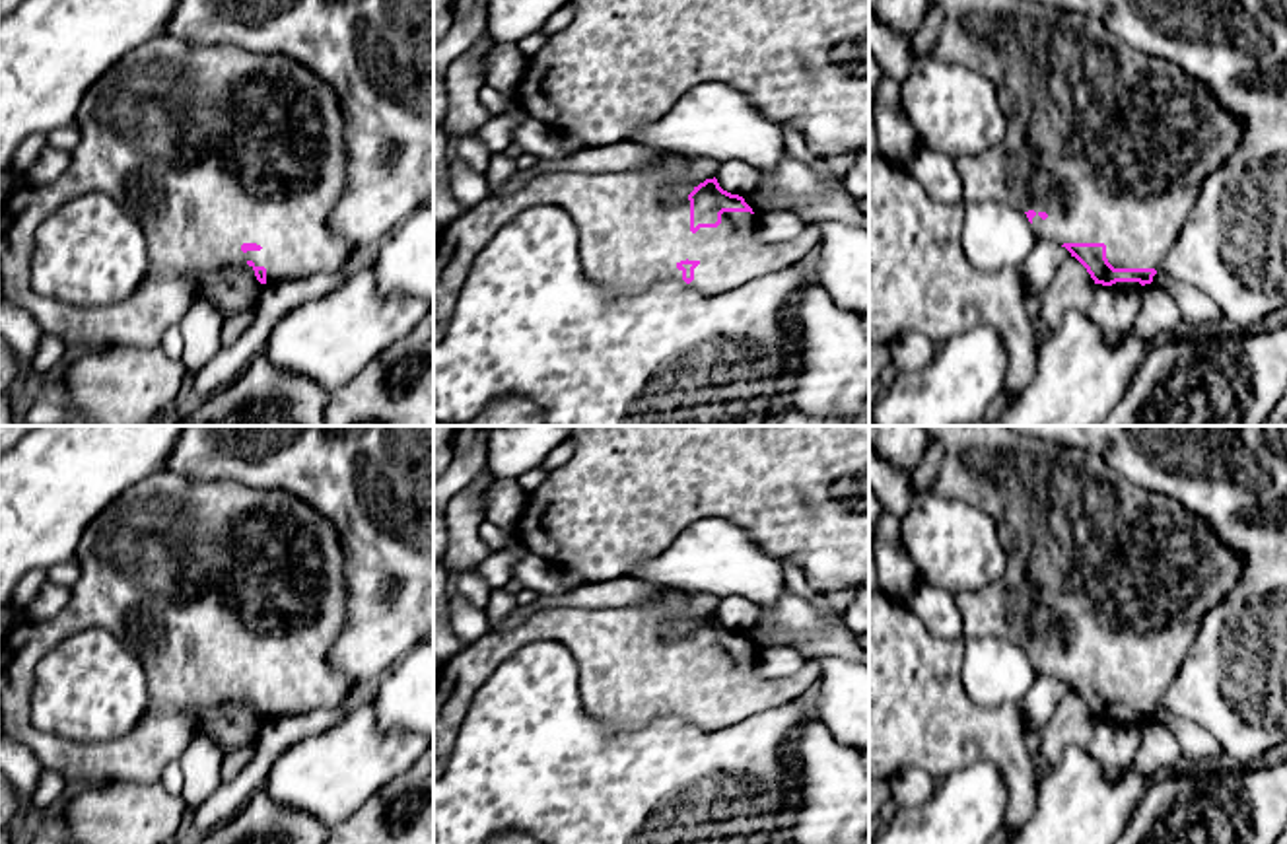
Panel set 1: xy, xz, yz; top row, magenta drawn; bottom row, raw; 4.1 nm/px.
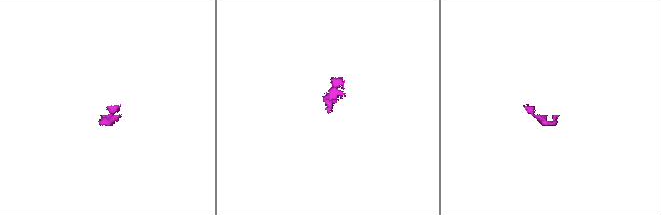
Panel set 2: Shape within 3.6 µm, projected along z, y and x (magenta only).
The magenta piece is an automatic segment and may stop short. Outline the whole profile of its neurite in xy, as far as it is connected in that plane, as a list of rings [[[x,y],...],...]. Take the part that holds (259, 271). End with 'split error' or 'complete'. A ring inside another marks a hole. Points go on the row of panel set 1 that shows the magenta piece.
[[[159,35],[122,56],[82,99],[74,124],[80,142],[66,171],[49,185],[19,185],[0,204],[0,282],[4,299],[19,305],[43,333],[87,348],[64,373],[64,393],[78,426],[159,426],[179,395],[187,369],[161,350],[161,336],[179,325],[196,280],[224,266],[249,264],[261,284],[352,268],[362,257],[332,231],[330,216],[350,179],[338,95],[305,64],[286,54],[249,53],[233,45],[194,47]],[[103,193],[140,224],[148,274],[126,299],[107,307],[76,307],[31,286],[37,228],[66,202]]]; split error

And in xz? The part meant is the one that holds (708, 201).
[[[677,156],[659,167],[645,165],[616,173],[546,171],[515,193],[486,196],[459,220],[443,226],[434,243],[434,344],[445,334],[474,257],[496,229],[535,204],[556,204],[570,214],[579,237],[579,264],[591,282],[607,290],[640,292],[673,278],[713,296],[772,270],[813,261],[818,247],[817,228],[805,226],[793,239],[782,243],[760,241],[758,214],[743,196],[723,191],[715,177],[694,187],[680,202],[671,202],[667,196],[673,185],[684,179],[684,159]]]; split error

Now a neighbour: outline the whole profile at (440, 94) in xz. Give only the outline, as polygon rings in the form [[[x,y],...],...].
[[[434,76],[434,130],[443,126],[449,109],[449,97],[443,76]]]

